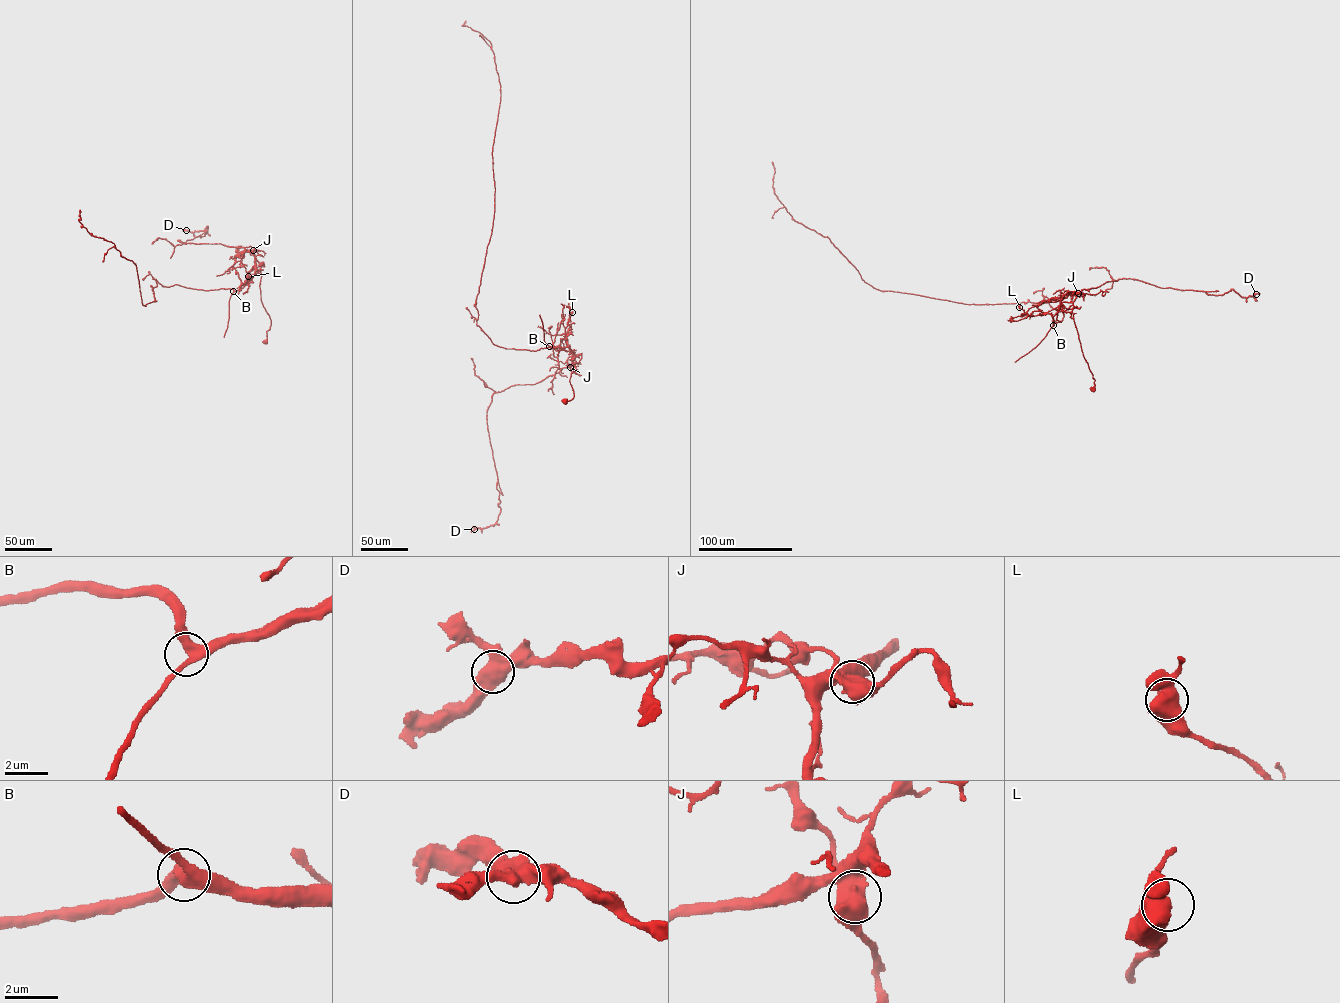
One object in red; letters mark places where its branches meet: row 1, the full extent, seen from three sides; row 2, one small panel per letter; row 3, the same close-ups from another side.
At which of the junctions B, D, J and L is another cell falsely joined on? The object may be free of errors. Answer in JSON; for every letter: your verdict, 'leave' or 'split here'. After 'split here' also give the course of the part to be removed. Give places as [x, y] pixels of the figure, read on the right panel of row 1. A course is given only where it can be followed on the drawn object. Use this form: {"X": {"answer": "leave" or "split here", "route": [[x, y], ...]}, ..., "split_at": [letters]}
{"B": {"answer": "leave"}, "D": {"answer": "leave"}, "J": {"answer": "split here", "route": [[1078, 293], [1064, 295], [1053, 325], [1063, 312], [1047, 297], [968, 304], [874, 288], [793, 219], [772, 162]]}, "L": {"answer": "leave"}, "split_at": ["J"]}

